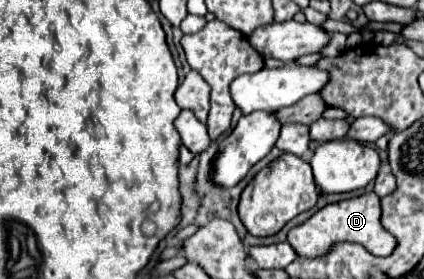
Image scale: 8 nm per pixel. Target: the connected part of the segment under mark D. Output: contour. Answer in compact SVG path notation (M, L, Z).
M369 192L369 194L349 198L337 204L327 204L317 214L313 214L307 222L291 228L287 234L287 242L293 246L293 250L299 256L305 256L305 258L327 256L331 248L341 242L363 244L375 256L389 256L395 248L395 240L389 232L385 232L385 228L379 222L379 216L381 216L379 196L375 192Z

